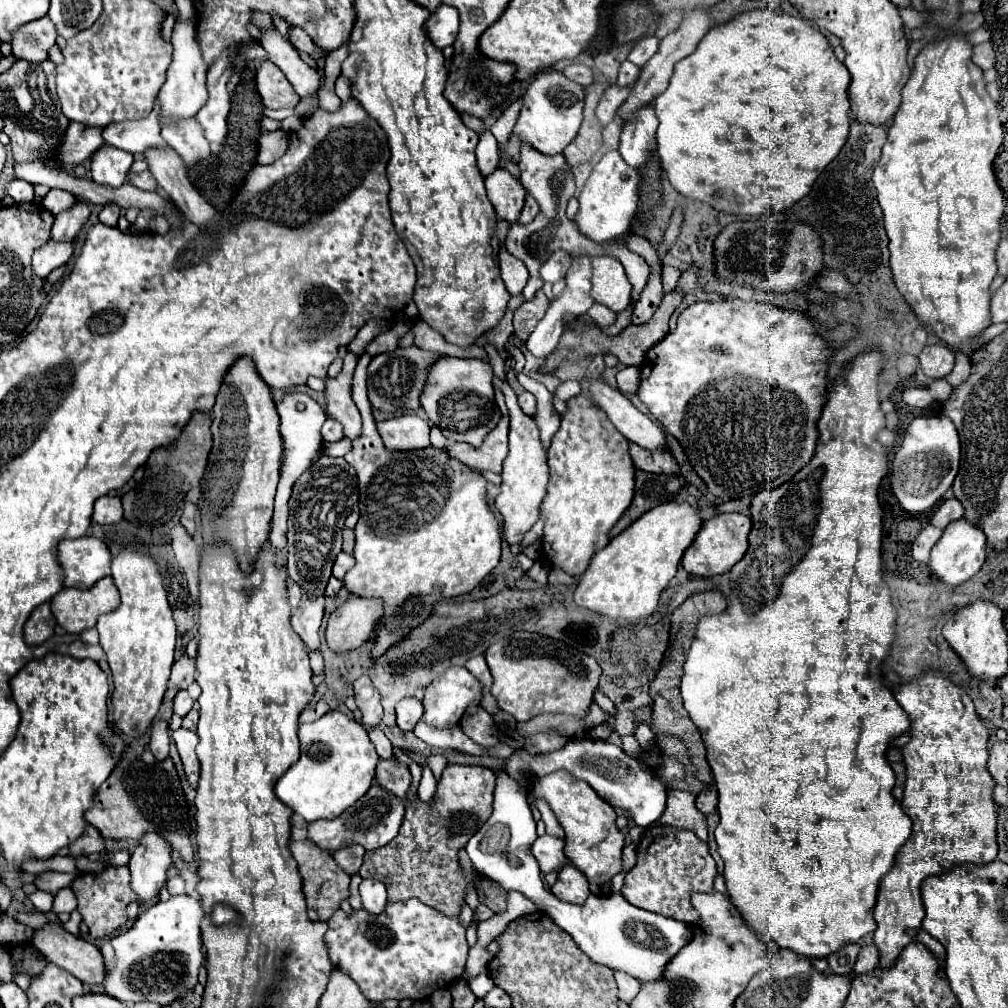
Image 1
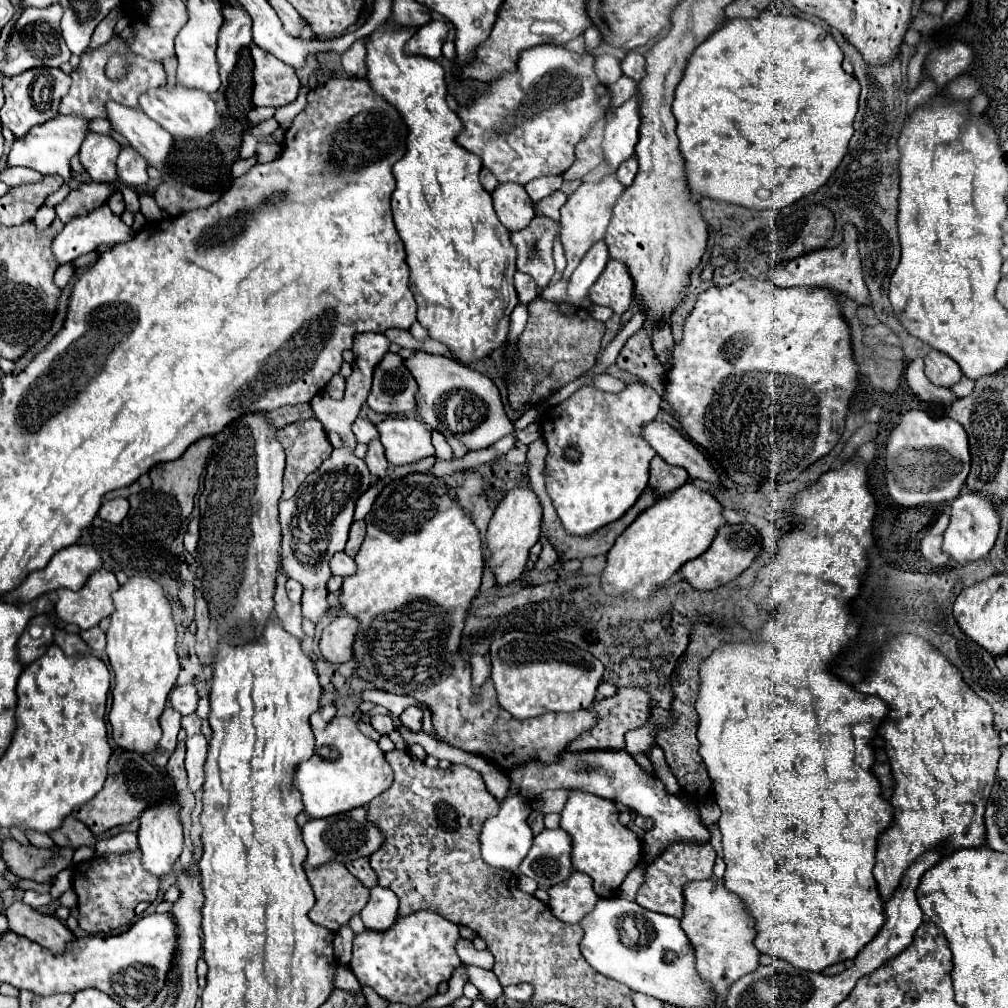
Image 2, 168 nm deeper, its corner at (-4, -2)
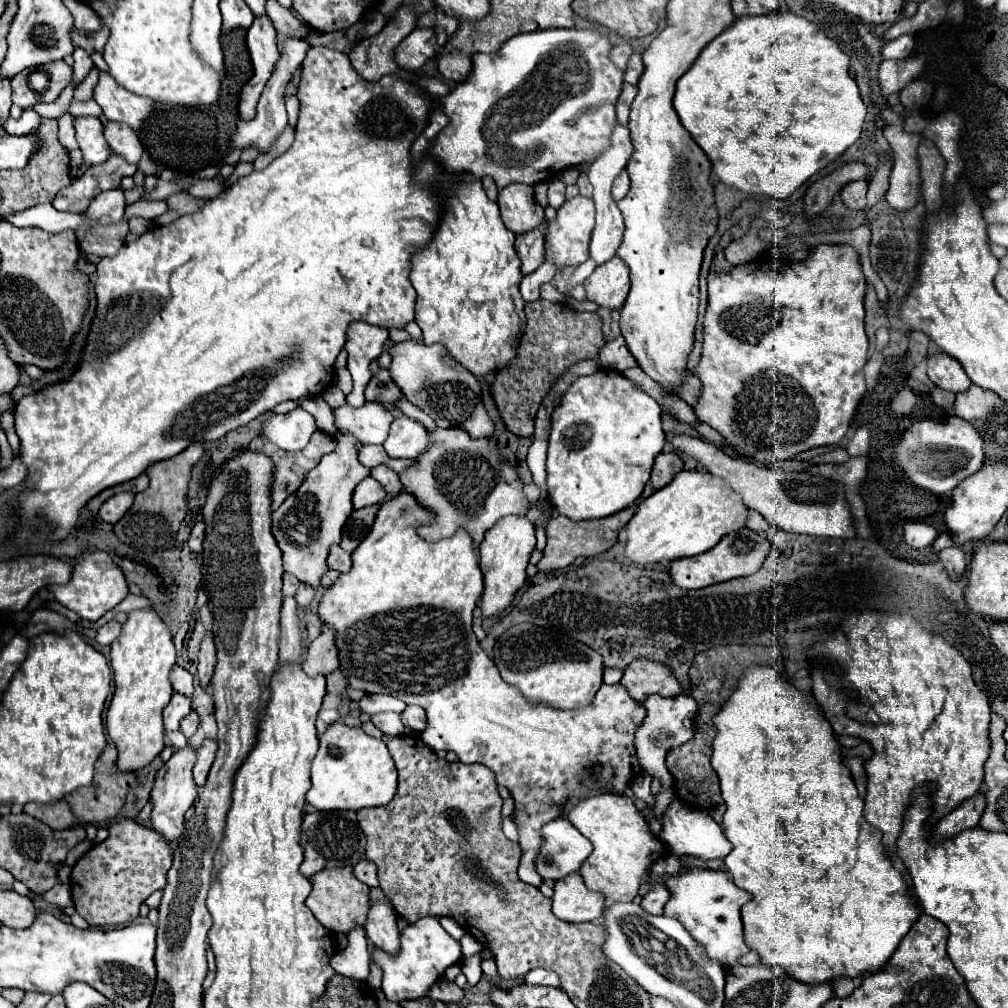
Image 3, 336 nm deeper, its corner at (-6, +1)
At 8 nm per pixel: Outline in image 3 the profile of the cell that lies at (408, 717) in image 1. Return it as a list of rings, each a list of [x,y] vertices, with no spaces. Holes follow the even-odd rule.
[[[406,706],[406,710],[400,716],[402,716],[404,726],[408,726],[416,732],[422,732],[426,728],[426,714],[420,706]]]

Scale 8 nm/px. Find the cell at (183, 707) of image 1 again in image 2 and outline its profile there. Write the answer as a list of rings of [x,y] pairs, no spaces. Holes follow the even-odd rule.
[[[176,685],[170,693],[170,703],[176,711],[180,711],[182,715],[190,715],[196,711],[196,703],[198,703],[198,693],[194,685]]]

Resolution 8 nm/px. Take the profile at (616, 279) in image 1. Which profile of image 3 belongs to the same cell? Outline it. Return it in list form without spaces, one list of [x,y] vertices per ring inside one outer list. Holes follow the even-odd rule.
[[[614,256],[606,264],[598,266],[592,276],[584,282],[588,300],[596,302],[604,308],[622,308],[628,290],[630,290],[630,278],[628,278],[628,266]]]

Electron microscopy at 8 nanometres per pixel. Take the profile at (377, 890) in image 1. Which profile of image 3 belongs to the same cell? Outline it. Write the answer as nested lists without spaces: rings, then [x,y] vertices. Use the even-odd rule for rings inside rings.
[[[388,900],[372,902],[364,930],[374,946],[390,954],[396,954],[400,950],[400,932],[396,926],[396,914]]]

